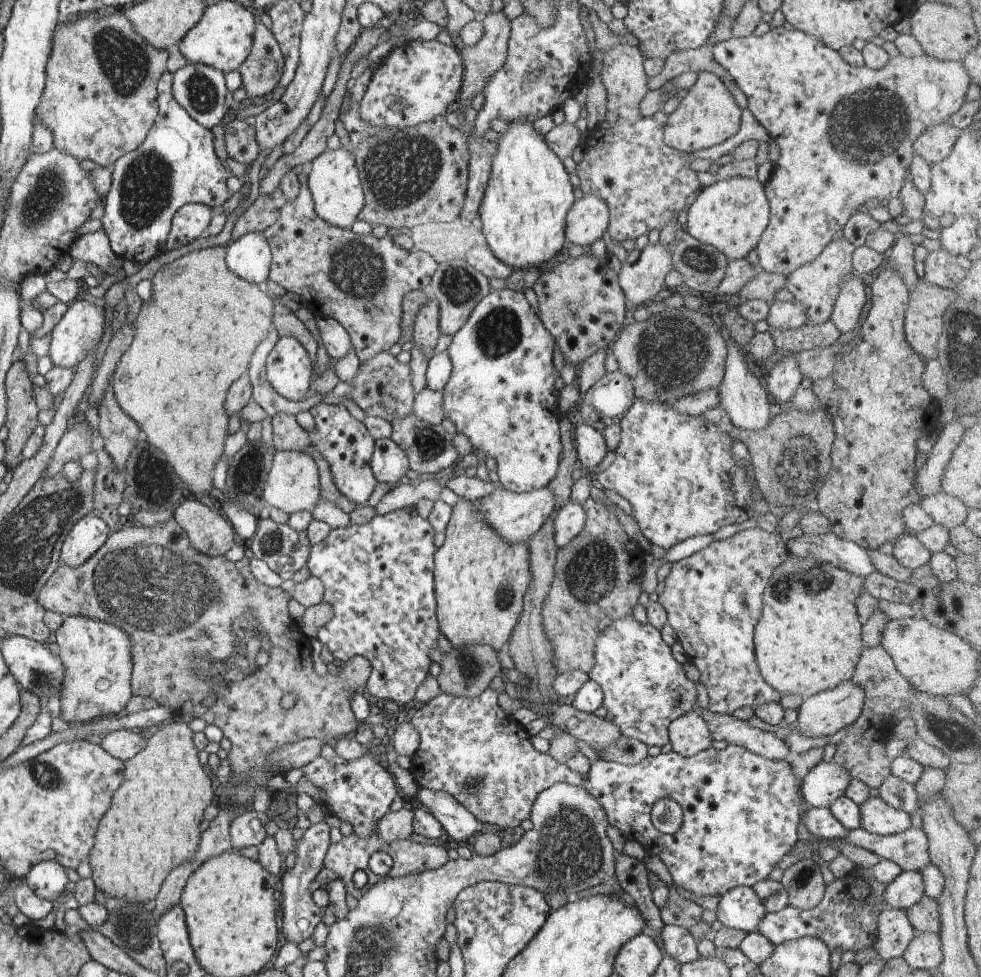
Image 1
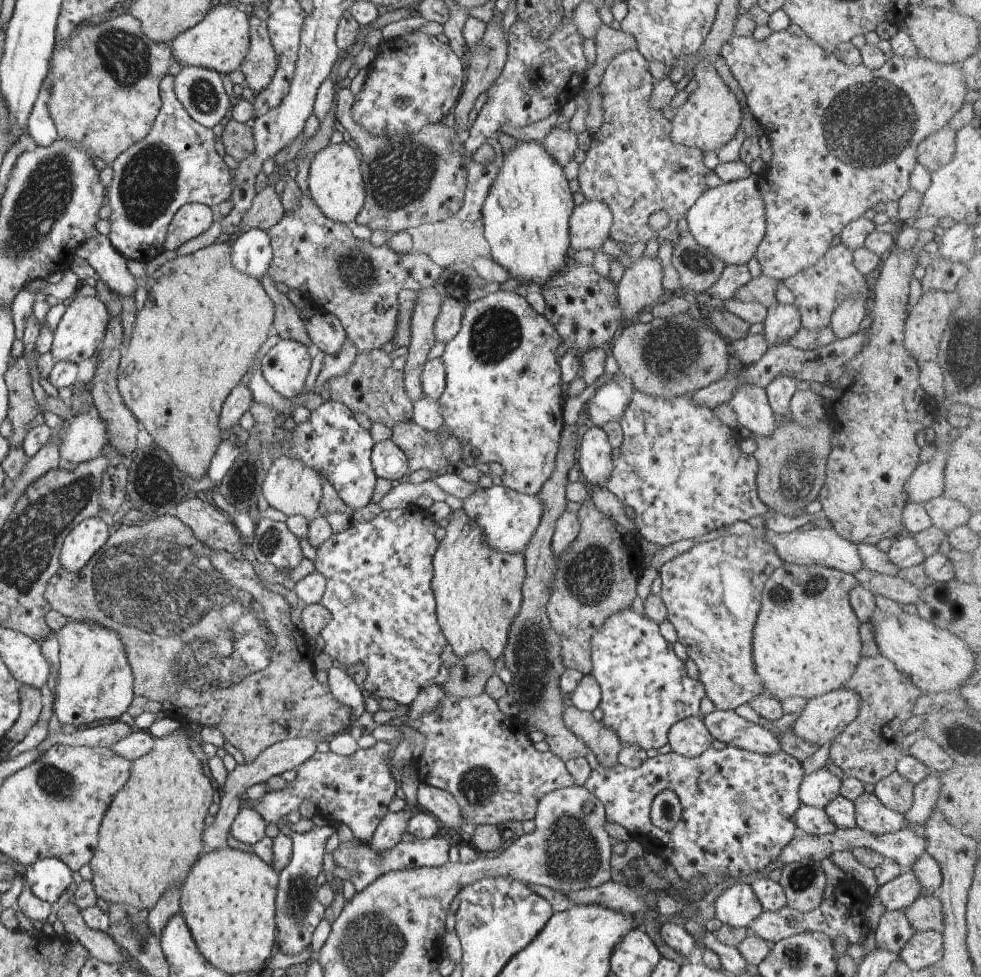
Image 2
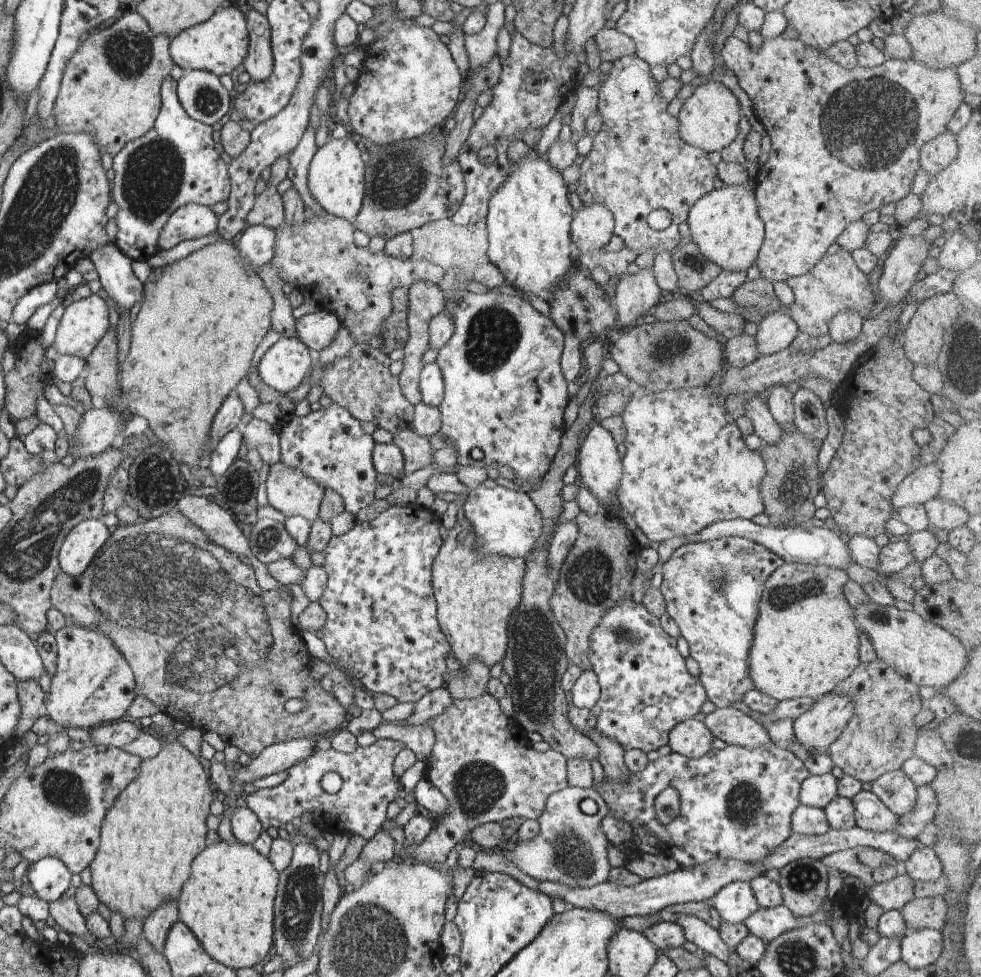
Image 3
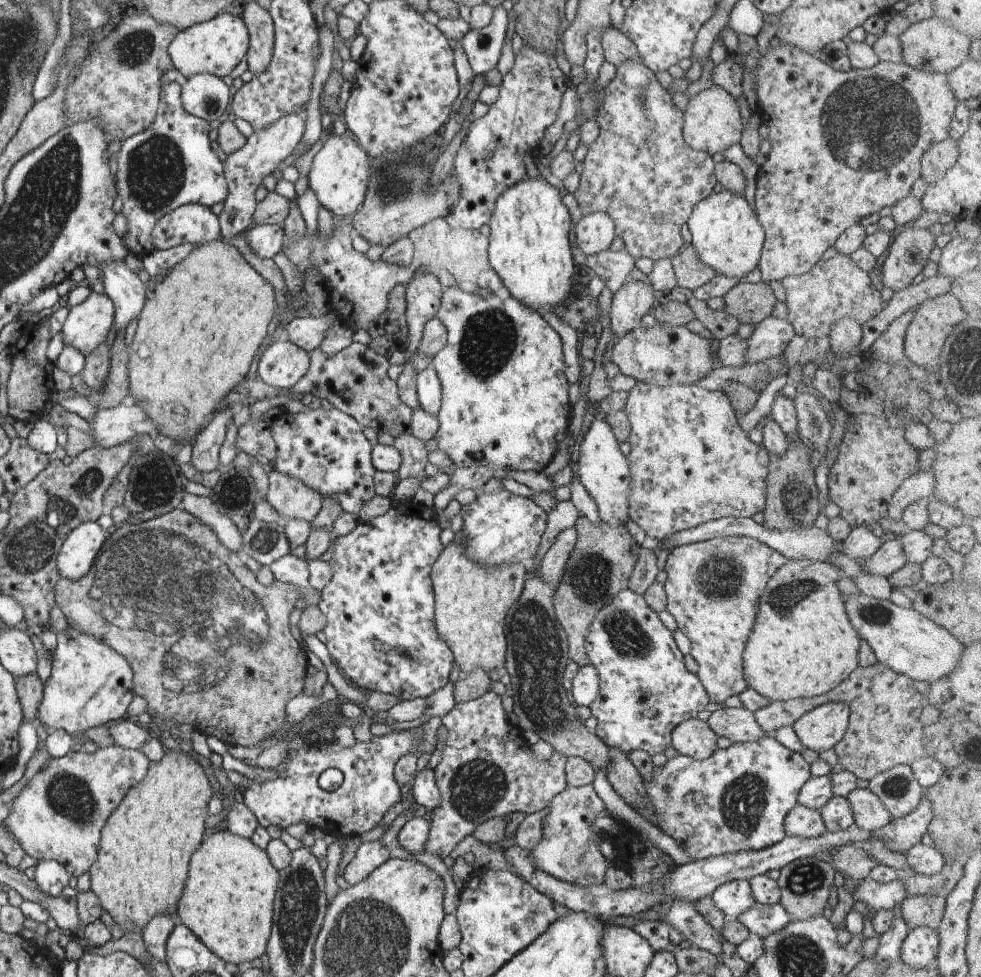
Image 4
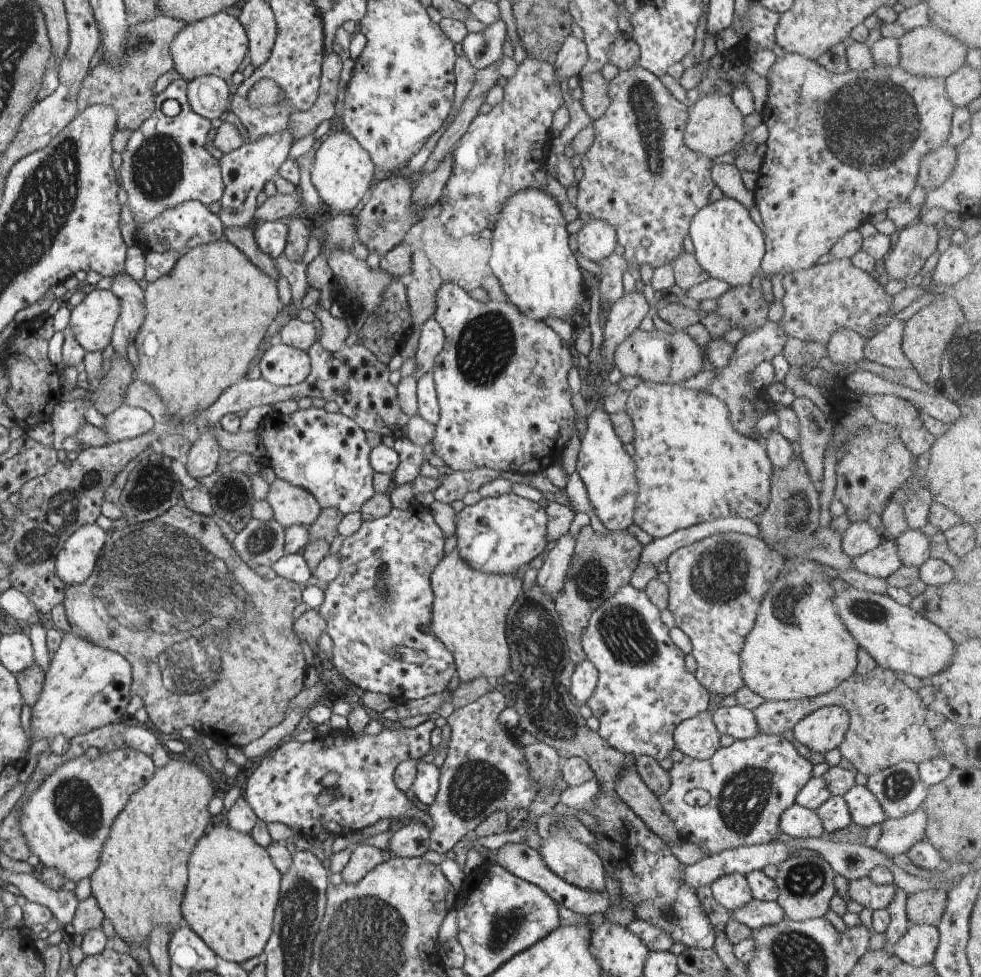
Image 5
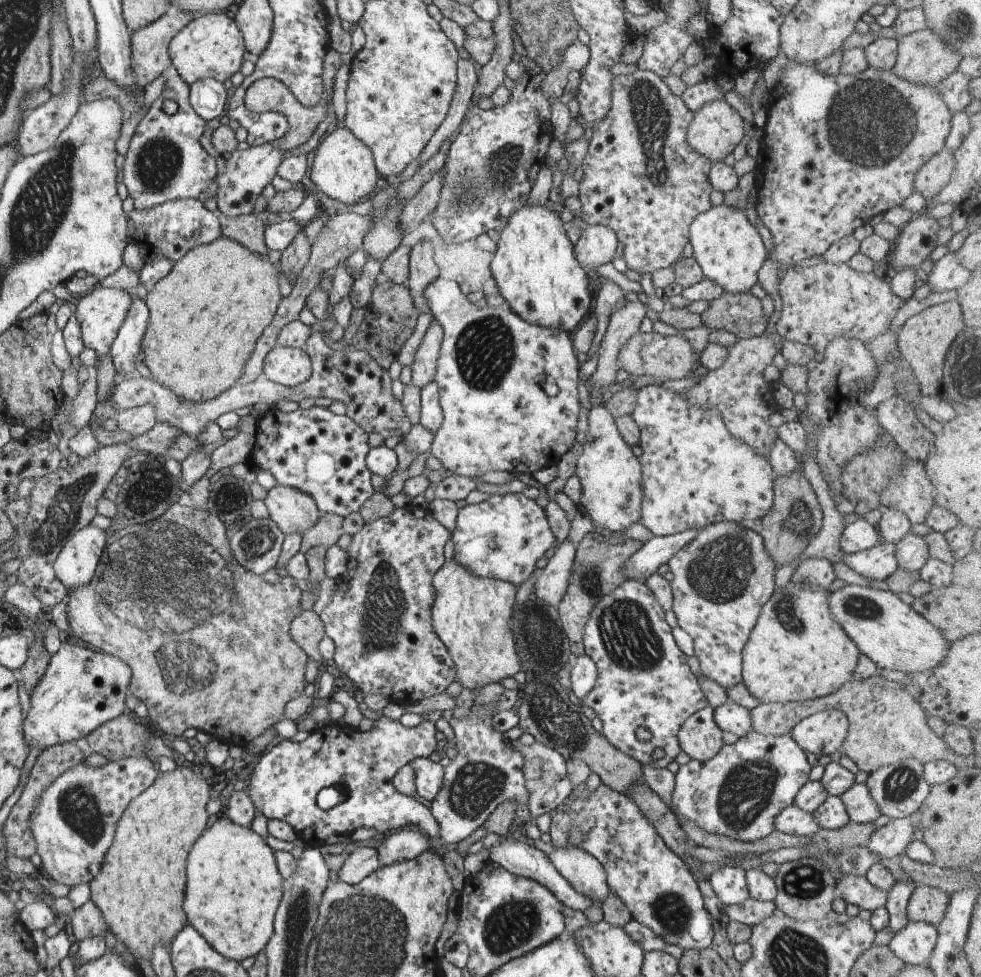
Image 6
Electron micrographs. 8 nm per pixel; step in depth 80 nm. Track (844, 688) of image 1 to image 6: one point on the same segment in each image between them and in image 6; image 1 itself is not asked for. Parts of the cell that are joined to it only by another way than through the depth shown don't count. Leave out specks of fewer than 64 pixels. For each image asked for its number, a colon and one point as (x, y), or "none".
2: (825, 717)
3: (819, 727)
4: (822, 728)
5: (824, 729)
6: (824, 732)

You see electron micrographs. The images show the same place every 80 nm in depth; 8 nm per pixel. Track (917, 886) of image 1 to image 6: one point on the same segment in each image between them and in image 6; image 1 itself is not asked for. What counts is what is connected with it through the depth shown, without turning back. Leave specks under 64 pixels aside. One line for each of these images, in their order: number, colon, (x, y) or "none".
2: (901, 892)
3: (894, 894)
4: (878, 896)
5: (864, 891)
6: (855, 889)

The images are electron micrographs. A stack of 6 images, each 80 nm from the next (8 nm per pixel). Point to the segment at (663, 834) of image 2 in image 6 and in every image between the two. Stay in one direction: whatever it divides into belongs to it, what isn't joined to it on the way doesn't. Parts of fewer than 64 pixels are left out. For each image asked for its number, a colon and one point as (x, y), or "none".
3: (737, 803)
4: (737, 799)
5: (736, 798)
6: (738, 793)

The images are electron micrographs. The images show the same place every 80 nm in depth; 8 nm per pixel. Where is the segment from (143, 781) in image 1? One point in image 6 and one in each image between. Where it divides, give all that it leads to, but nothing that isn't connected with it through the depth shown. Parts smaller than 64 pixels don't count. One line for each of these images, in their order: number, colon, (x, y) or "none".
2: (152, 834)
3: (150, 837)
4: (141, 870)
5: (139, 885)
6: (140, 890)

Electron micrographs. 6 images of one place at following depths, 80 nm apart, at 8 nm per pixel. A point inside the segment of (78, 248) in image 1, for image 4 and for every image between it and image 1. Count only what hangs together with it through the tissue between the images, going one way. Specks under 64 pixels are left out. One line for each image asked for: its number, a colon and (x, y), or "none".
2: (99, 252)
3: (114, 268)
4: (124, 287)

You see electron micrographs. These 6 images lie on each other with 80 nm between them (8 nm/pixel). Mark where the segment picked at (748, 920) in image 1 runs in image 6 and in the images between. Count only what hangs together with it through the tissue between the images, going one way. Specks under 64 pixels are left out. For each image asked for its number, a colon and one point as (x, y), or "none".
2: (736, 906)
3: (734, 902)
4: (733, 897)
5: (732, 891)
6: (729, 883)

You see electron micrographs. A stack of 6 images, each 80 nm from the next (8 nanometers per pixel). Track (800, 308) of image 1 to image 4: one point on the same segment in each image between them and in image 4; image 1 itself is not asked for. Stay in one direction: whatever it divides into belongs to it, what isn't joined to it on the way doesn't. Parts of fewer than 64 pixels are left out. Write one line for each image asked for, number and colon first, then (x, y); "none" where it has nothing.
2: (782, 322)
3: (776, 331)
4: (770, 338)

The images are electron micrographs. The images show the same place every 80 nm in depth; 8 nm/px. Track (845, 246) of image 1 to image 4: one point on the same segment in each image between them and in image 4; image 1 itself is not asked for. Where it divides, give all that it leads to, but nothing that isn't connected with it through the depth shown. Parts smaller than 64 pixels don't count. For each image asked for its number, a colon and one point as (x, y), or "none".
2: (818, 291)
3: (835, 284)
4: (835, 289)

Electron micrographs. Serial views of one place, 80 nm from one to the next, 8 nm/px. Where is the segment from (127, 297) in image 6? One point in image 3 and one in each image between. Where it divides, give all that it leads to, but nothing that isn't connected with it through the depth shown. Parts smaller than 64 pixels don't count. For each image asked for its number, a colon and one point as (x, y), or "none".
3: (85, 322)
4: (87, 325)
5: (93, 321)

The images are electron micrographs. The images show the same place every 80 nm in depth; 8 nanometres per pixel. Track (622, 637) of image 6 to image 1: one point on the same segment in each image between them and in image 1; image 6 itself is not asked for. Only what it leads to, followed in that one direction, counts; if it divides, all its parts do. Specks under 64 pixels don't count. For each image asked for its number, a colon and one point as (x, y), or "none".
1: (645, 689)
2: (645, 689)
3: (646, 690)
4: (645, 691)
5: (644, 691)

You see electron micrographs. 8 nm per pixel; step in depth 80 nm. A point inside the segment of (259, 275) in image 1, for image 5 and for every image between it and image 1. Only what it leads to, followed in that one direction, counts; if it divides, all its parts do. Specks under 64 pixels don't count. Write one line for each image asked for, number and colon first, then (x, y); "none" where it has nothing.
2: (252, 254)
3: (256, 245)
4: (266, 240)
5: (271, 236)

